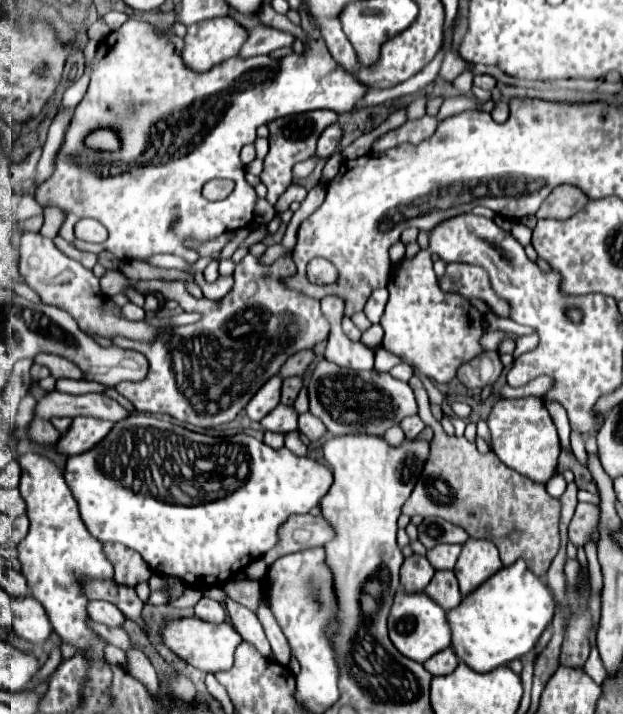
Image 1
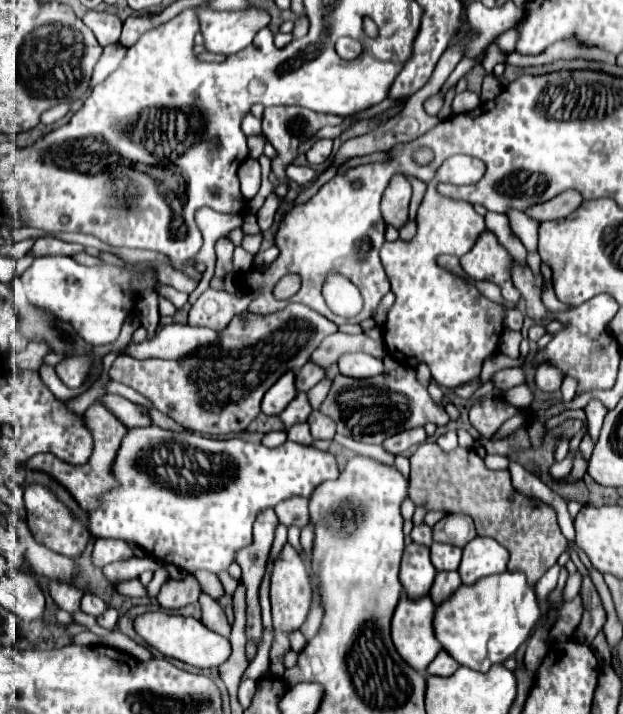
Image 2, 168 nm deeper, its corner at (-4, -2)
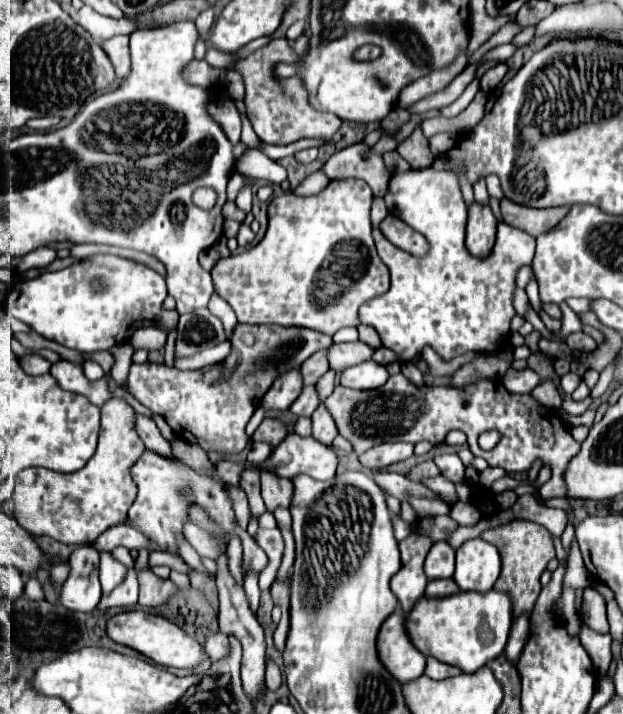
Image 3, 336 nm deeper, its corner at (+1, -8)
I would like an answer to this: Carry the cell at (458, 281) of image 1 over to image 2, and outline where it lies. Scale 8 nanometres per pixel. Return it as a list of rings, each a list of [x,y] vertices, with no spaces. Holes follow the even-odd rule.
[[[492,231],[480,233],[474,247],[460,257],[464,273],[474,281],[494,281],[502,287],[504,301],[518,303],[520,291],[512,283],[512,255],[498,243]]]

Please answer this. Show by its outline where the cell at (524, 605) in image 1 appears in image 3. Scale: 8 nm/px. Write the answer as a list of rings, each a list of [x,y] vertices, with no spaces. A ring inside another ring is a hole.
[[[505,591],[457,593],[445,599],[421,597],[421,603],[407,615],[409,635],[421,653],[459,667],[463,673],[475,673],[489,661],[497,659],[509,639],[513,621],[513,603]]]

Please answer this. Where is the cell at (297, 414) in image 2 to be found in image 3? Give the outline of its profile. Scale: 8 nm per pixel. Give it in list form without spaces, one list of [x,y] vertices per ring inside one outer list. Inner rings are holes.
[[[313,385],[303,387],[301,395],[295,399],[295,403],[289,407],[289,411],[297,417],[311,417],[311,413],[317,409],[319,399],[317,399],[317,391]]]

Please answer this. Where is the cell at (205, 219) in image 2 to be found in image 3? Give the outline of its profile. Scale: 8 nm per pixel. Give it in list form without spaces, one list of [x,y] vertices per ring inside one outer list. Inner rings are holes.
[[[176,326],[174,330],[167,335],[167,341],[165,345],[164,363],[169,367],[174,366],[174,350],[177,337],[178,331]]]

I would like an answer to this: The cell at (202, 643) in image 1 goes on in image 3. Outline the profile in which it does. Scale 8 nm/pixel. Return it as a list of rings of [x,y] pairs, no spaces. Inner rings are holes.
[[[143,611],[119,613],[107,621],[107,635],[113,641],[123,643],[123,645],[143,653],[145,657],[149,657],[151,661],[155,661],[157,665],[163,665],[163,667],[193,669],[209,659],[209,655],[205,655],[205,649],[201,643],[197,643],[193,637],[189,637],[179,625],[171,623],[165,617],[153,615],[153,613],[143,613]]]

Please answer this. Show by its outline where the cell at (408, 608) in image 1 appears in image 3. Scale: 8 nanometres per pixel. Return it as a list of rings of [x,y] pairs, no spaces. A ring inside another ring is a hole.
[[[395,611],[385,619],[377,637],[377,651],[383,665],[401,681],[407,683],[417,679],[425,671],[425,655],[411,643],[405,629],[405,613]]]

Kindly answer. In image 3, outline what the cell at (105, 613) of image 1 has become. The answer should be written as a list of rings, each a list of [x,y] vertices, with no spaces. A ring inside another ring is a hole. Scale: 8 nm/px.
[[[79,547],[69,557],[71,575],[61,589],[61,605],[71,611],[93,611],[101,599],[99,585],[99,553],[89,547]]]

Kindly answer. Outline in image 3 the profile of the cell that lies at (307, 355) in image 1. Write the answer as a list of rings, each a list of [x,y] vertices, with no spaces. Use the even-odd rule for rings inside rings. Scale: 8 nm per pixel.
[[[353,341],[353,343],[331,343],[327,351],[327,361],[329,367],[337,373],[341,373],[345,367],[359,365],[363,361],[369,361],[373,355],[373,349],[365,345],[363,341]]]

